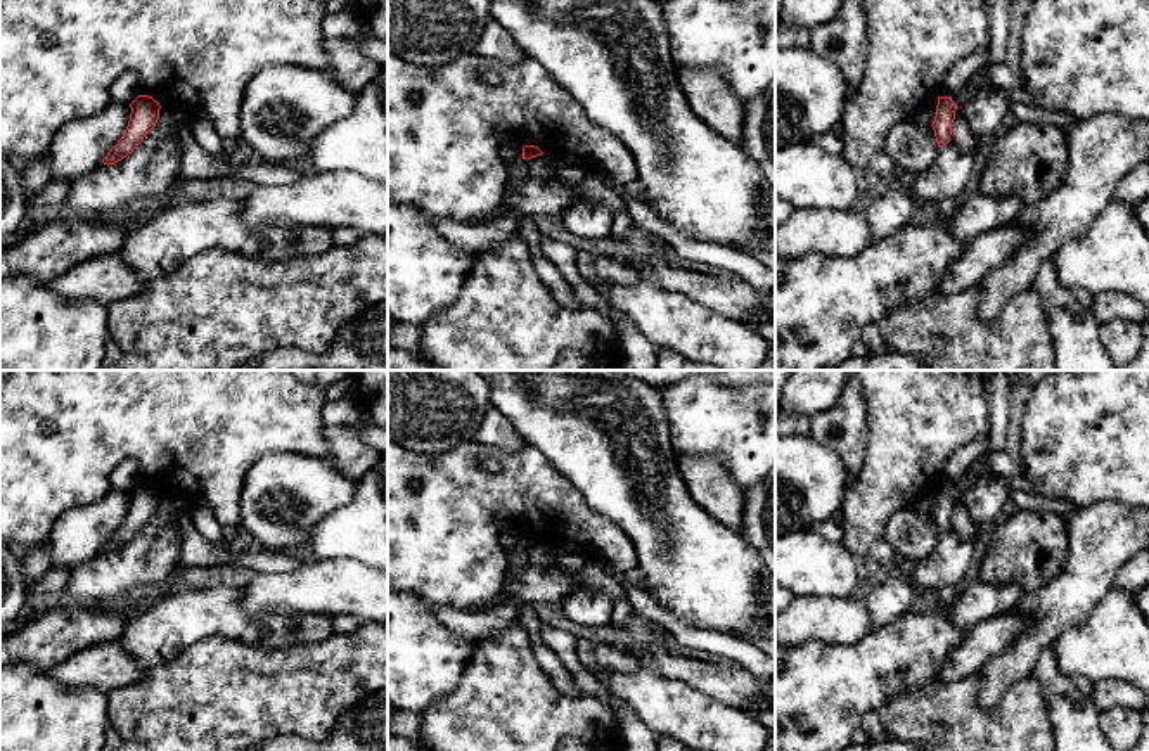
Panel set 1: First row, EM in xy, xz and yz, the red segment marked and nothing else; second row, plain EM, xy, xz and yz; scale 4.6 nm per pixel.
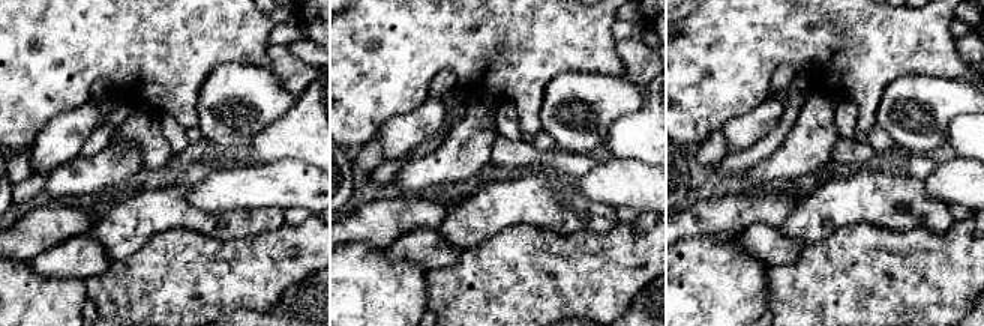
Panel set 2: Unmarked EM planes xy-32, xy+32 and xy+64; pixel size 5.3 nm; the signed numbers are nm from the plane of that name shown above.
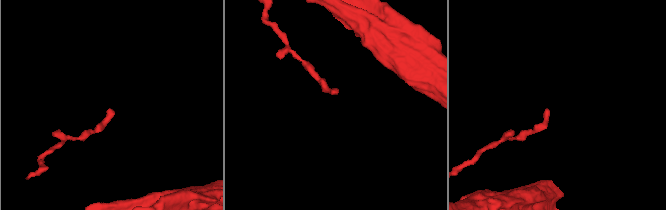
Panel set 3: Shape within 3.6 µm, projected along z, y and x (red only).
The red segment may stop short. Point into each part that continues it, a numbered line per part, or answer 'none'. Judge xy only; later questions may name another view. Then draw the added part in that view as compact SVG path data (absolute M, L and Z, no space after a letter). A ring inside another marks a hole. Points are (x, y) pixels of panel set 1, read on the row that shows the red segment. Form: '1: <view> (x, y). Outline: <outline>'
none

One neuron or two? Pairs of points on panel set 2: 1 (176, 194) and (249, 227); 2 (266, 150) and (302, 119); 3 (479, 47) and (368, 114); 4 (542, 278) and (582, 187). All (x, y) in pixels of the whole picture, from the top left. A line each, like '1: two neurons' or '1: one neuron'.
1: one neuron
2: one neuron
3: one neuron
4: two neurons

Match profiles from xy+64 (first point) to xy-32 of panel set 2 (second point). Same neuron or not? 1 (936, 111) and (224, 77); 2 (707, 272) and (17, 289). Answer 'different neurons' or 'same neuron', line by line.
1: same neuron
2: same neuron

